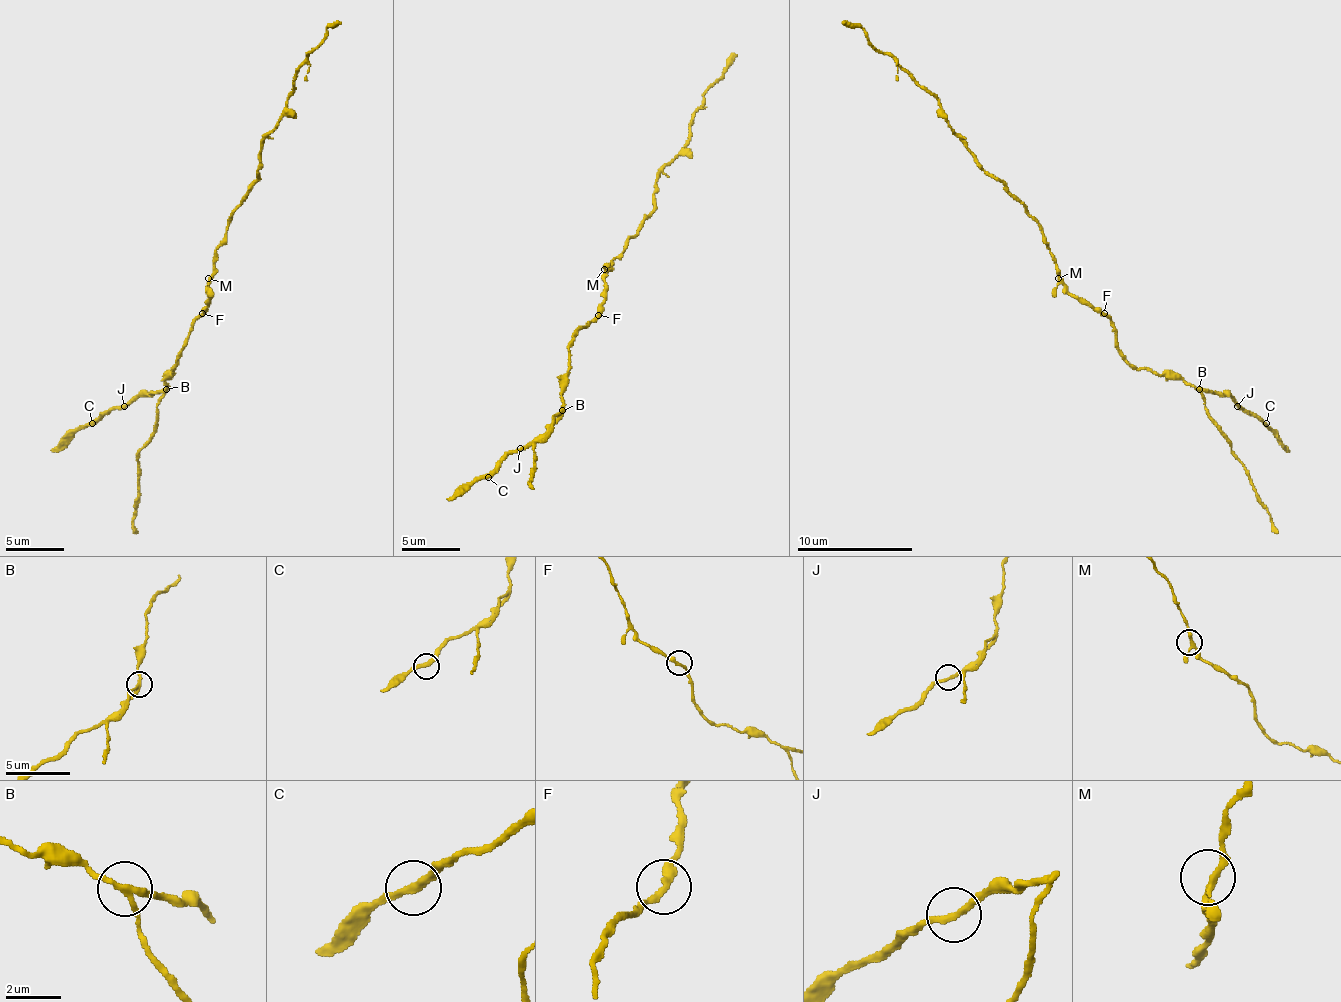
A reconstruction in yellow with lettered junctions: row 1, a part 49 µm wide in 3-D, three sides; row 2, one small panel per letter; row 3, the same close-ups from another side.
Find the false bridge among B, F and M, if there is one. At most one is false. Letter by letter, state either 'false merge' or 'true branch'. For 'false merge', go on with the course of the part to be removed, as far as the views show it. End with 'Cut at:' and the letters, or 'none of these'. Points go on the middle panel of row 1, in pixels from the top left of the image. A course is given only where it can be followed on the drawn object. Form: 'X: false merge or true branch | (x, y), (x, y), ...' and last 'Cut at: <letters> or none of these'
B: false merge | (563, 411), (543, 434), (488, 474), (473, 477), (447, 498)
F: true branch
M: true branch
Cut at: B

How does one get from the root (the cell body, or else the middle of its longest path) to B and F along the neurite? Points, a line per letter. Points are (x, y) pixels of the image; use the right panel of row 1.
B: (1063, 278), (1069, 292), (1089, 301), (1110, 321), (1116, 333), (1116, 345), (1133, 365), (1179, 377), (1200, 388)
F: (1063, 278), (1069, 292), (1089, 301), (1104, 313)

